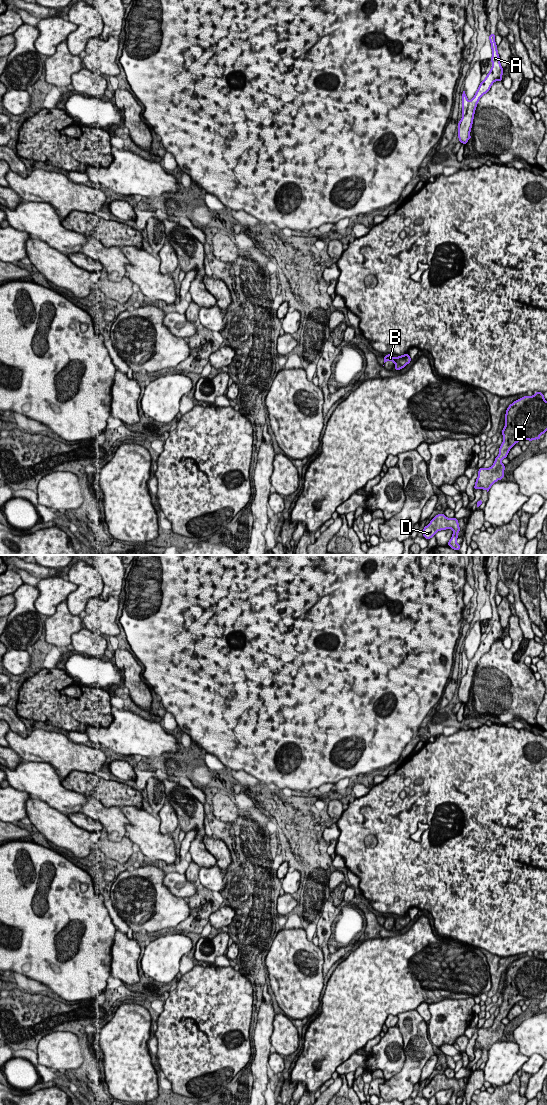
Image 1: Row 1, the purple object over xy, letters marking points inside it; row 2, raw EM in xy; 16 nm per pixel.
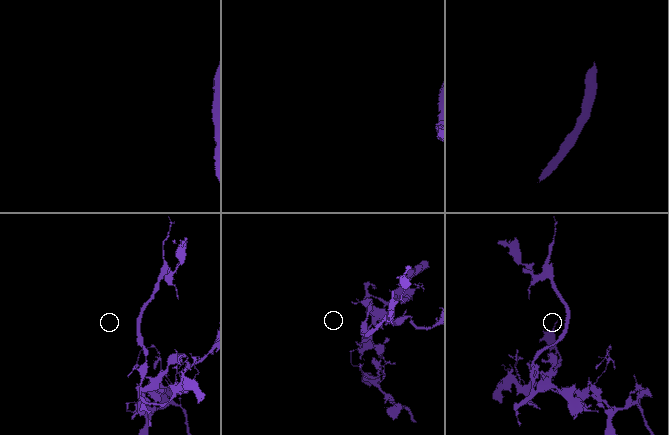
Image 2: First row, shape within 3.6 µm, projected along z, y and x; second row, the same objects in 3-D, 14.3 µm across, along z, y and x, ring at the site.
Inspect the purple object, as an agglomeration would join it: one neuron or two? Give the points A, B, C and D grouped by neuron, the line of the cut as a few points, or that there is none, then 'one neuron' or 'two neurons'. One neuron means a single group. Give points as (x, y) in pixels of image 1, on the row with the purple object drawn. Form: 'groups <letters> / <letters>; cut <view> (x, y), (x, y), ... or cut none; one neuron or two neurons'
groups A C D / B; cut xy (469, 101), (467, 110), (462, 116); two neurons

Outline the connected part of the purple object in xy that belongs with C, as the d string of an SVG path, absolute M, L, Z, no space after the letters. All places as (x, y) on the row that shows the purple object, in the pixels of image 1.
M535 392L532 396L524 396L515 400L506 410L505 426L502 430L503 442L499 448L499 454L495 457L493 465L489 468L480 468L475 482L474 490L483 489L487 492L498 480L503 479L505 465L501 462L507 457L510 449L521 440L540 440L540 436L547 431L547 401L541 392Z

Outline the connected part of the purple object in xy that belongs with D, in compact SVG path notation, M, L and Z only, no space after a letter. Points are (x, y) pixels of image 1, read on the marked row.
M437 514L430 523L424 527L422 530L423 537L426 539L430 539L438 531L446 530L446 529L452 529L453 534L451 539L448 542L448 546L452 549L458 551L461 547L460 544L456 542L458 538L458 533L460 531L458 519L454 518L447 518L445 514Z

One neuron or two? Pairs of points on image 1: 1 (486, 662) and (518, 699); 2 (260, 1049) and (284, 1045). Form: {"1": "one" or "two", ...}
{"1": "one", "2": "two"}

